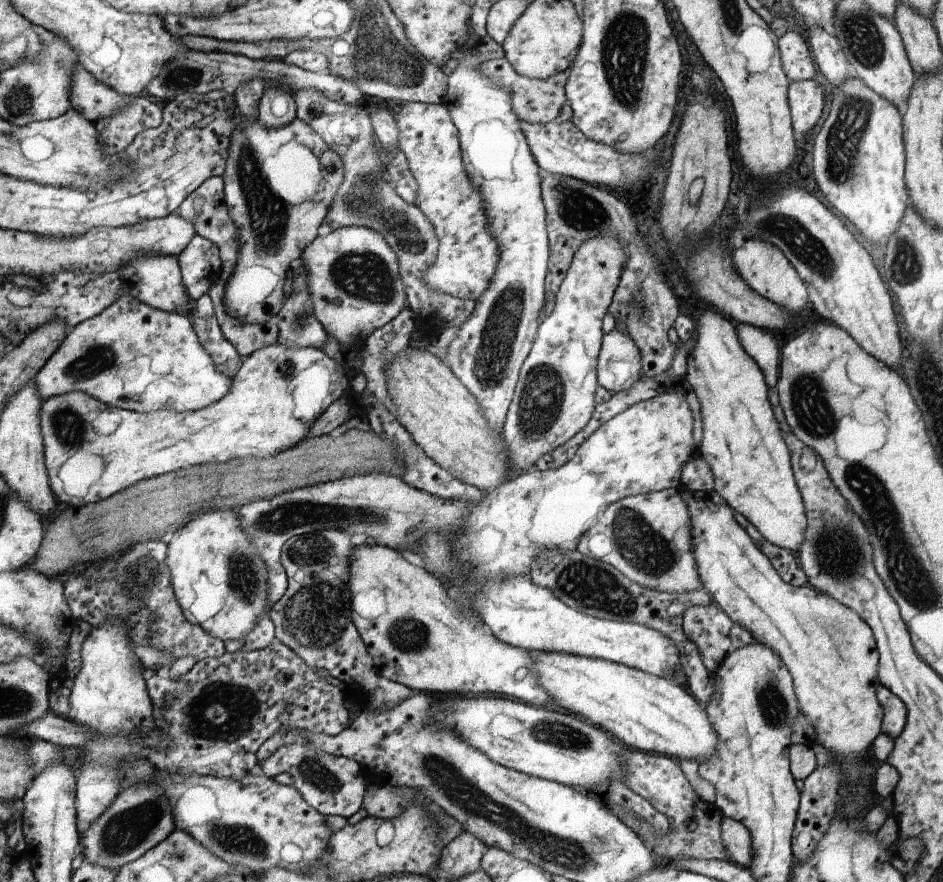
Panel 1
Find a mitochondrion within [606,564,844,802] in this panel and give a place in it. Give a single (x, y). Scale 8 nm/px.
(773, 706)

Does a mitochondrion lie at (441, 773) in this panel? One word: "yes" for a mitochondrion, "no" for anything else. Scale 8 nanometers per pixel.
yes

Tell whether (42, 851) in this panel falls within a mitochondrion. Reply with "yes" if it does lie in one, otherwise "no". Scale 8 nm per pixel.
no

